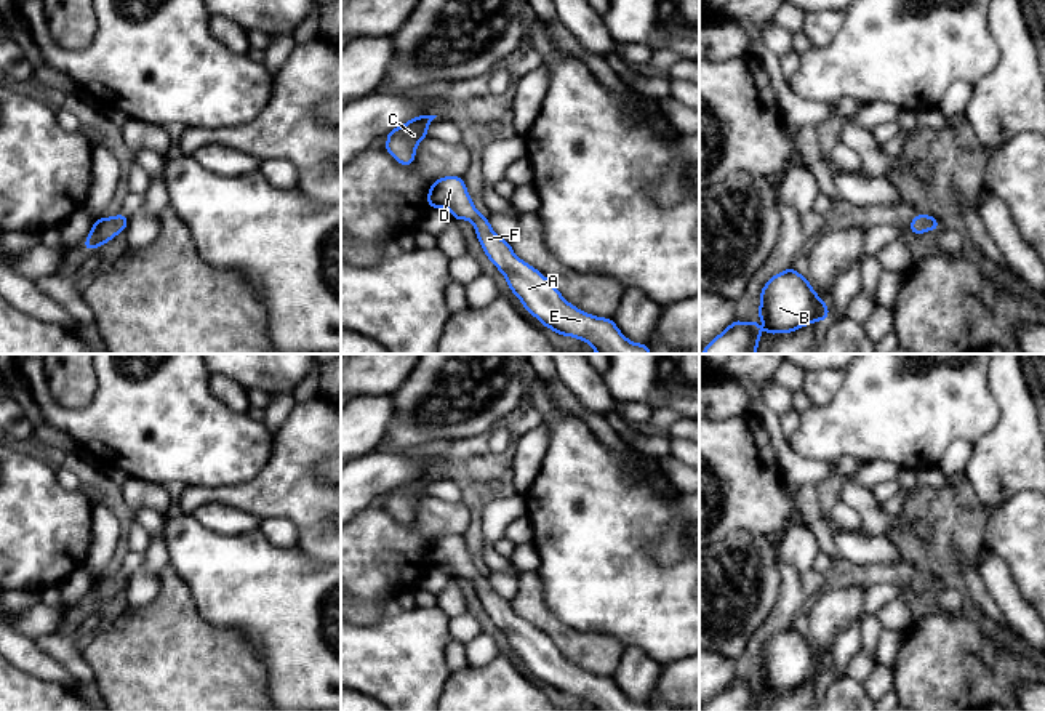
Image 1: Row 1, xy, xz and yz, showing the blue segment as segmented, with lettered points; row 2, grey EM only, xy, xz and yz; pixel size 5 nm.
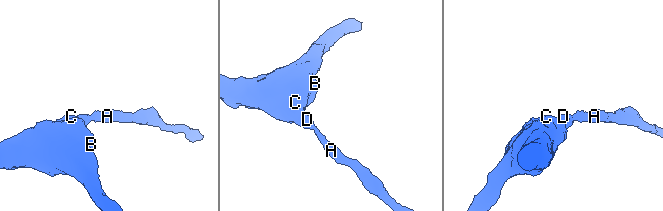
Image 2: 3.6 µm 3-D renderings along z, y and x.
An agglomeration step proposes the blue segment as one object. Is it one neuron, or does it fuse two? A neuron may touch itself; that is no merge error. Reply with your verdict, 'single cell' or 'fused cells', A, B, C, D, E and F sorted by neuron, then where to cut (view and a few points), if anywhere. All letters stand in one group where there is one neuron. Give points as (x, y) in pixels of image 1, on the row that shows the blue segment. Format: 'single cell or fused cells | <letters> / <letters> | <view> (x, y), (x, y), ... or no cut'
single cell | A B C D E F | no cut

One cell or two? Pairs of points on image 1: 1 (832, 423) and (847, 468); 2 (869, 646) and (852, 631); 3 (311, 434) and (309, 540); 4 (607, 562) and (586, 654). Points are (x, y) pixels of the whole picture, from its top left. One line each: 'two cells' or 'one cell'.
1: two cells
2: two cells
3: one cell
4: two cells

